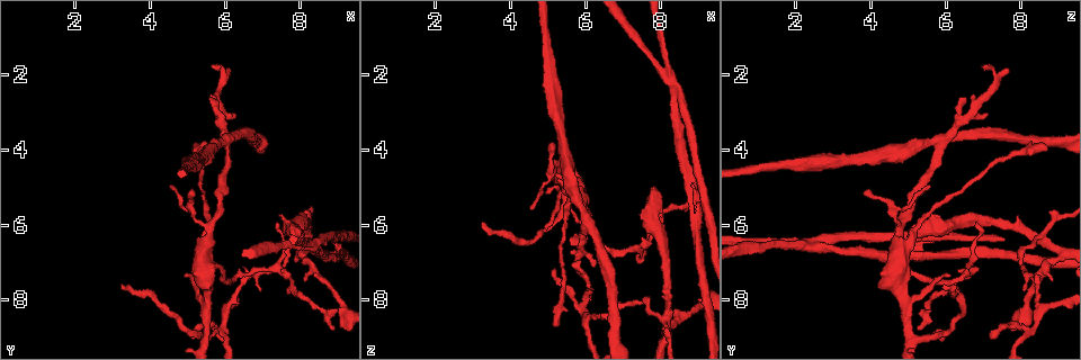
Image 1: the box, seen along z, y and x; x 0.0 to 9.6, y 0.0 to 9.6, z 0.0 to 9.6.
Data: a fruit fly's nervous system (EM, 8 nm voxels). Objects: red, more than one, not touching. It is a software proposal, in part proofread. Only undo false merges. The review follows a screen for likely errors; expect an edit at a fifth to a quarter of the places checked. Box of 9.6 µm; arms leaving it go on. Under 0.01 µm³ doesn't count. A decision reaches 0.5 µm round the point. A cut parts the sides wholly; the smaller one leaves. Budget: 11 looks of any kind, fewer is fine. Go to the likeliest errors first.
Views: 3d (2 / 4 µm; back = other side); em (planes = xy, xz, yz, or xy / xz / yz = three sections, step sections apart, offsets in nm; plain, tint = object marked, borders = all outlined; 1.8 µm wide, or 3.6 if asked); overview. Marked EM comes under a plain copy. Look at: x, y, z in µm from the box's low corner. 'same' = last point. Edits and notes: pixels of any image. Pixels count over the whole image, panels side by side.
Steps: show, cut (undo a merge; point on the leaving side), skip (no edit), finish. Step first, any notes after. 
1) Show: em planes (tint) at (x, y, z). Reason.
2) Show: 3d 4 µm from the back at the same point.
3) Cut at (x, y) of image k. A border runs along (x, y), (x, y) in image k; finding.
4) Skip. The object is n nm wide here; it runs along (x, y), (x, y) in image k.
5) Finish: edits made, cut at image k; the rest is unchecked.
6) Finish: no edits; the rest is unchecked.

Show: em xy step 8 (tint) at (8.10, 6.35, 8.45). A fork.

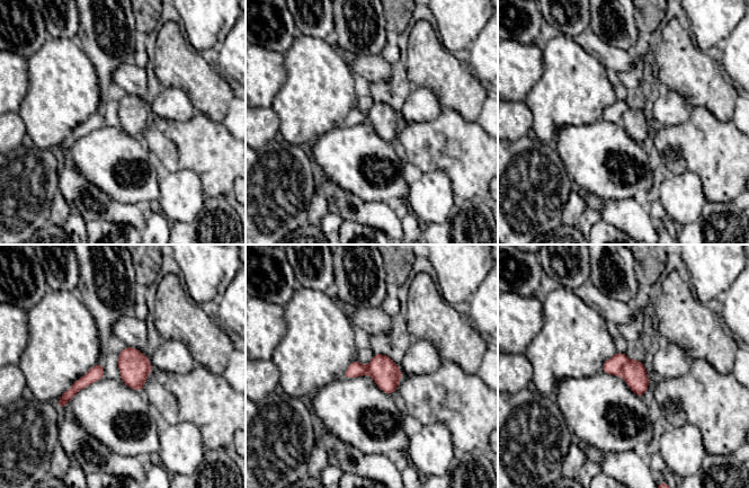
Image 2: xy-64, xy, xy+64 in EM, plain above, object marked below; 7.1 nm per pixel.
Show: em planes (tint) at the same point. Cut it another way.

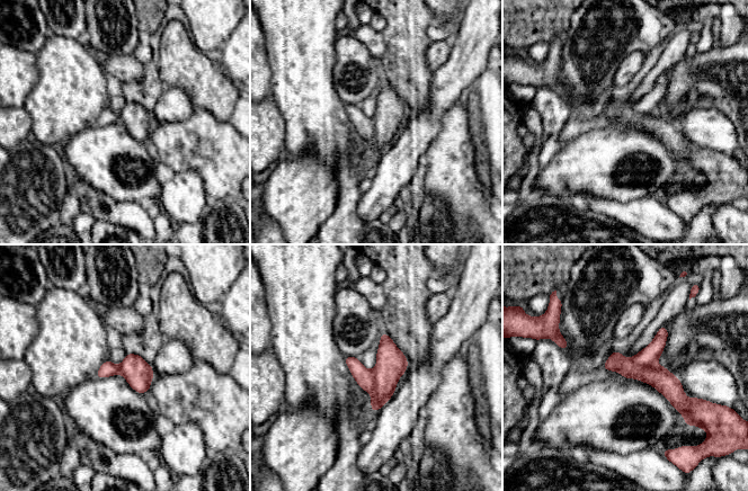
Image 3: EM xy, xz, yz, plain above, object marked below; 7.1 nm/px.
Cut at (666, 383) of image 3. The object is 200 nm wide here; a border runs along (632, 357), (640, 365), (657, 365) in image 3; a second neuron is stuck on.

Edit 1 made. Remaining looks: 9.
Show: em planes (borders) at (5.95, 3.95, 5.90). Abrupt turn.

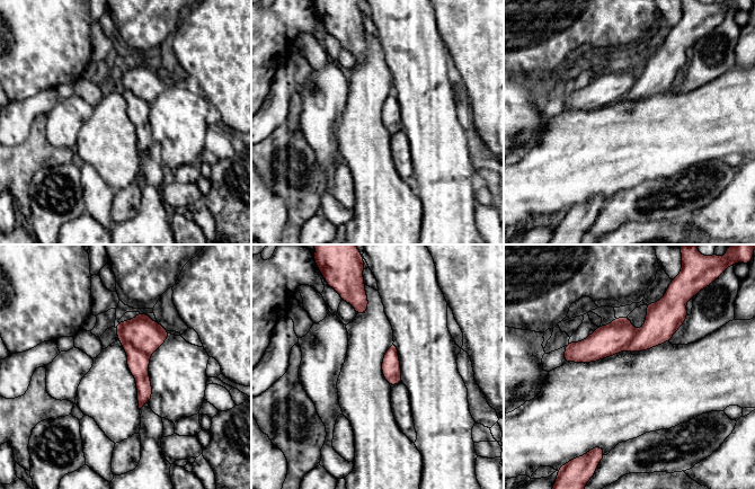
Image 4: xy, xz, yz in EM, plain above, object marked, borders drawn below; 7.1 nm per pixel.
Cut at (142, 332) of image 4. A border runs along (121, 340), (129, 341), (149, 356) in image 4; a second neuron is stuck on.

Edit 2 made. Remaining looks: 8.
Show: em planes (borders) at (8.35, 6.65, 2.55). Three-way junction.

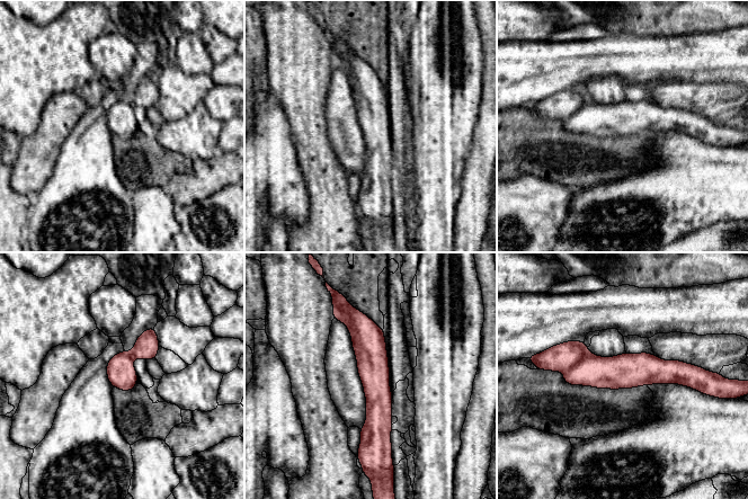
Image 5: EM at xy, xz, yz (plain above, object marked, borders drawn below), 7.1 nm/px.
Cut at (561, 357) of image 5. The object is 200 nm wide here; a border runs along (589, 352), (562, 373) in image 5; a second neuron is stuck on.

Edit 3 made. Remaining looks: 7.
Show: em planes (tint) at (6.00, 8.30, 8.50). Arms part here.

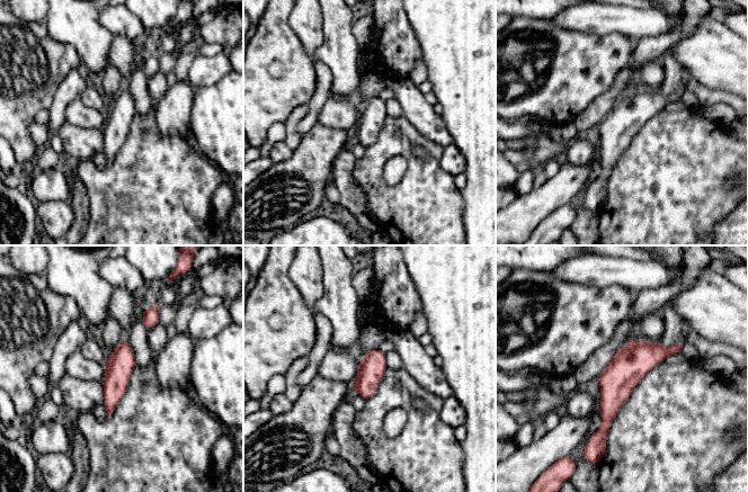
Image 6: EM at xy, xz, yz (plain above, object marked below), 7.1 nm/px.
Skip. One neuron here.

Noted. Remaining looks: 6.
Show: em xz step 16 (tint) at (6.05, 2.15, 7.40). Abrupt turn.

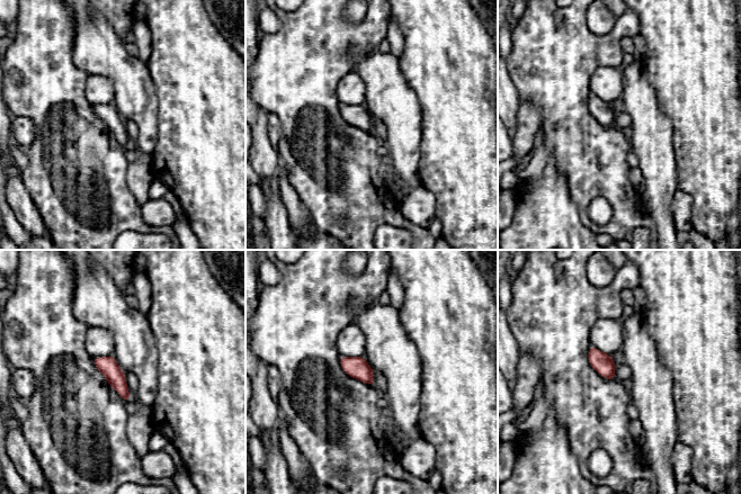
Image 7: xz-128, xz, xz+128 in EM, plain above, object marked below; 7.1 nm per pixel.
Show: em planes (borders) at the same point. Another direction.

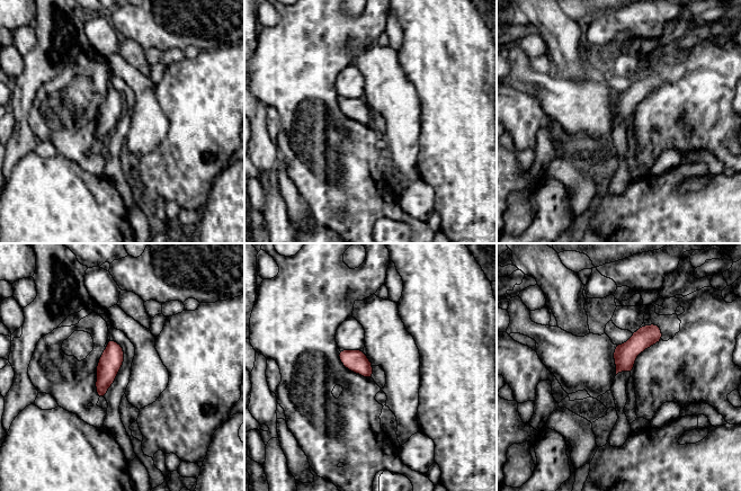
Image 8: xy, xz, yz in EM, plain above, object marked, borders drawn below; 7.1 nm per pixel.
Skip. The object is 160 nm wide here; all the same neuron.

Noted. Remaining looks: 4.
Finish: edits made, cut at image 3, cut at image 4, cut at image 5; the rest is unchecked.

